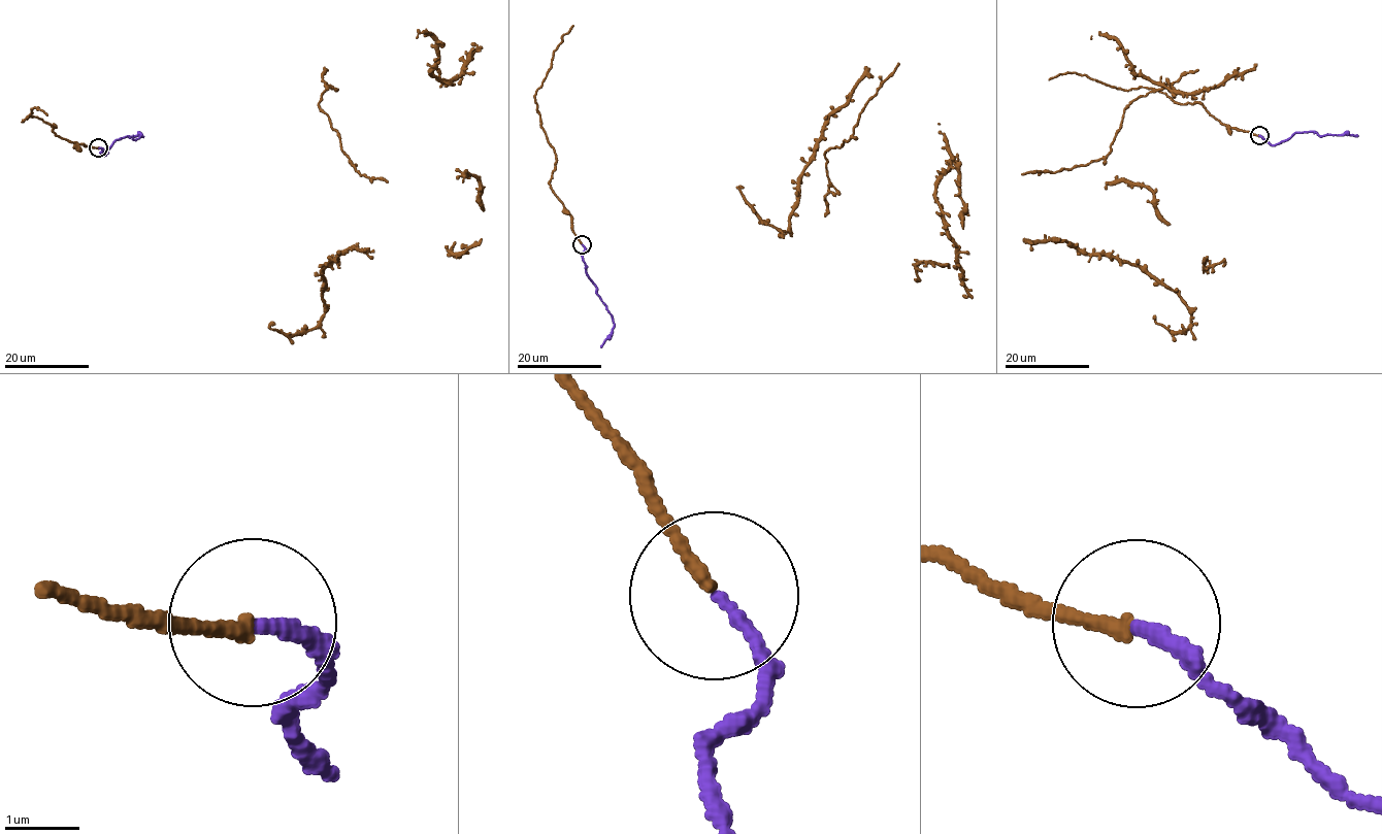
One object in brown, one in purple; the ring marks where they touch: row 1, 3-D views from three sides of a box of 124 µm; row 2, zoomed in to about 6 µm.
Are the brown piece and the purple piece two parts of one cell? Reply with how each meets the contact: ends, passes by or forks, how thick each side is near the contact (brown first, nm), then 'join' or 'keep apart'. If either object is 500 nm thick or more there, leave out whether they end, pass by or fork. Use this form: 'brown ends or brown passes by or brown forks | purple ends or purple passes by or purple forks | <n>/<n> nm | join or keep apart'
brown ends | purple ends | 180/170 nm | join

